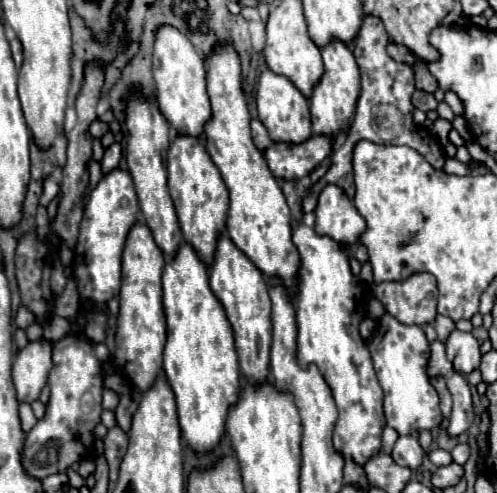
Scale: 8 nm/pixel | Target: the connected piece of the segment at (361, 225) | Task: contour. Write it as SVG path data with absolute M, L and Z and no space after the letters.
M326 185L318 197L316 207L316 233L332 237L336 243L348 247L358 243L366 229L366 221L360 219L352 201L340 187Z

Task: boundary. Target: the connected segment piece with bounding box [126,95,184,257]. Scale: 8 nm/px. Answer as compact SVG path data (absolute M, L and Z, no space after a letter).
M140 95L132 97L128 103L126 125L130 131L128 151L126 151L128 171L134 179L134 187L136 187L138 201L140 201L140 211L142 211L142 217L146 219L144 223L152 231L152 237L154 237L156 245L164 251L164 255L174 257L176 251L180 249L180 245L184 243L184 237L182 237L178 217L176 217L176 211L174 211L174 205L172 205L172 199L170 199L168 187L166 187L166 153L170 147L170 141L168 141L170 125L164 119L164 115L160 113L156 101L148 103Z

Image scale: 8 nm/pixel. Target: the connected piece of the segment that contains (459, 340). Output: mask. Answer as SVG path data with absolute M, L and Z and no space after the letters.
M454 329L446 339L446 355L458 373L470 373L480 365L480 345L472 333Z

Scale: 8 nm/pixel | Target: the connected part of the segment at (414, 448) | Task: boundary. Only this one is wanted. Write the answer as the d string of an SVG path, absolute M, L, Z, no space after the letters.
M414 435L398 437L394 451L392 451L392 459L398 465L408 467L408 469L416 469L422 465L422 457L424 457L424 451L422 451L422 447Z

